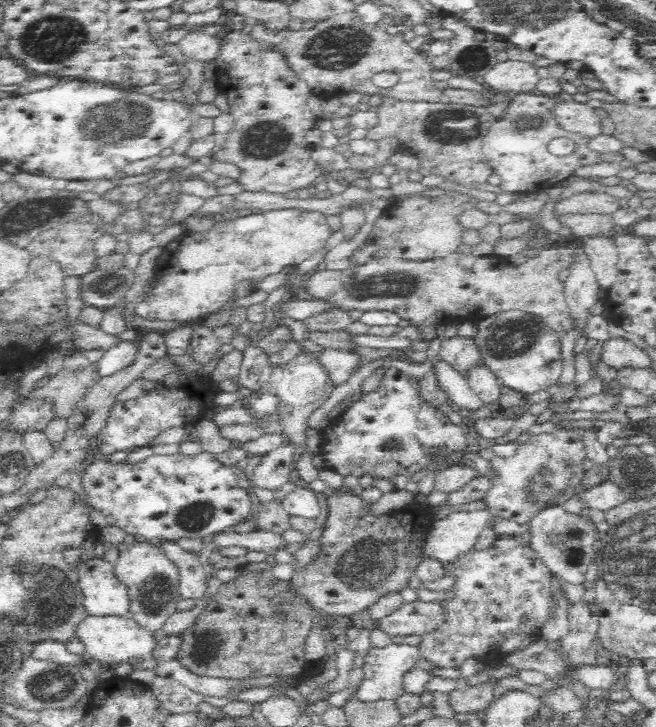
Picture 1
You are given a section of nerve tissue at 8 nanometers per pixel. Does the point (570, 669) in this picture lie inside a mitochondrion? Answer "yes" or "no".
no

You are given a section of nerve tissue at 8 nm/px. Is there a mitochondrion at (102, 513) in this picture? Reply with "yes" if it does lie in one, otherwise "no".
no

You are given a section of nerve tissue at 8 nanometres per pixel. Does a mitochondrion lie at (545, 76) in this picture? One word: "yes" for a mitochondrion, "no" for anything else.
no

